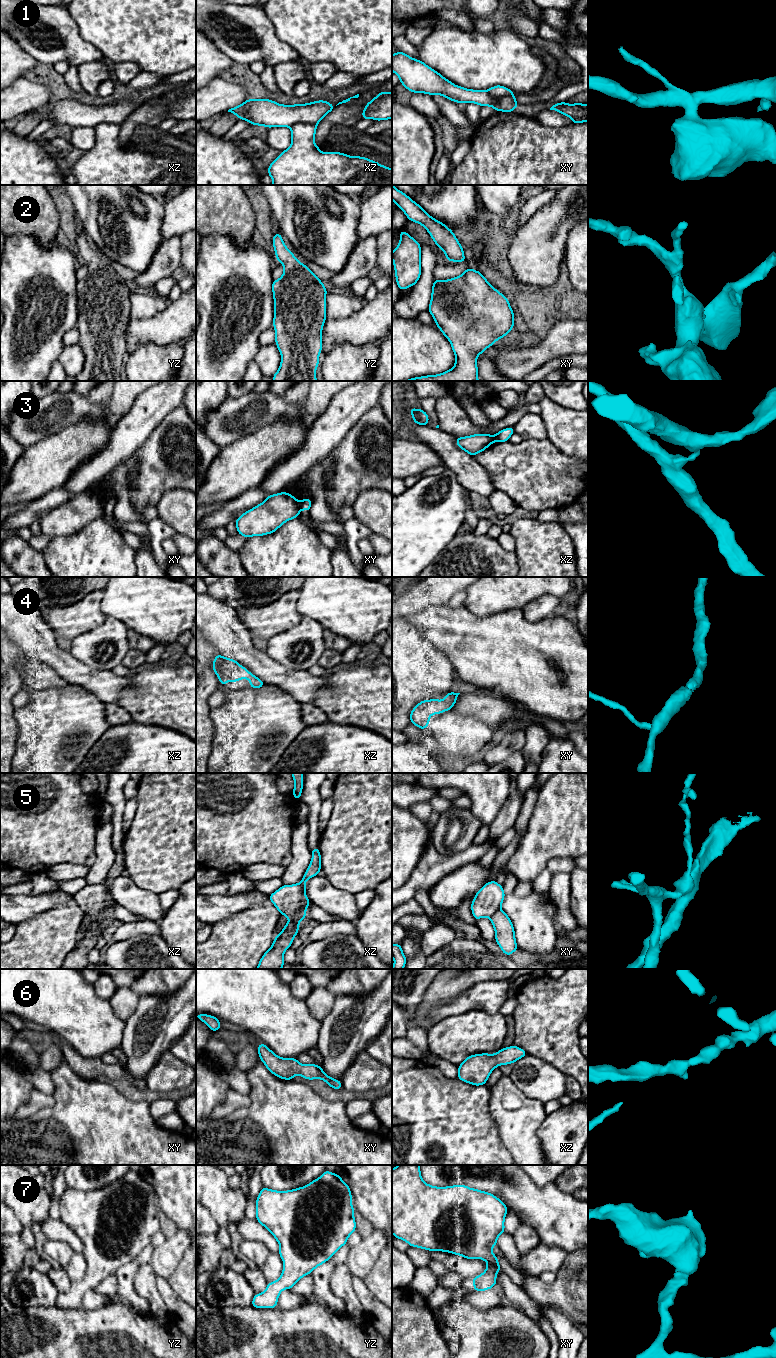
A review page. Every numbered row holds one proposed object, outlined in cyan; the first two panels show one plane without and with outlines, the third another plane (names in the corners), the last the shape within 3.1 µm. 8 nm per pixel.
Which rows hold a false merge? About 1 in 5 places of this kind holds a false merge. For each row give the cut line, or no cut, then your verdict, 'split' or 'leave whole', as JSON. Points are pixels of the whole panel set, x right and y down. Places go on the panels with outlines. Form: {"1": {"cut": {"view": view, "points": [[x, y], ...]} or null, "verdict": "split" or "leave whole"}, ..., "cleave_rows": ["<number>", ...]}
{"1": {"cut": {"view": "xy", "points": [[487, 91], [495, 98], [513, 93]]}, "verdict": "split"}, "2": {"cut": null, "verdict": "leave whole"}, "3": {"cut": {"view": "xy", "points": [[298, 502], [300, 508]]}, "verdict": "split"}, "4": {"cut": null, "verdict": "leave whole"}, "5": {"cut": {"view": "xz", "points": [[306, 907], [301, 913], [297, 913], [290, 920]]}, "verdict": "split"}, "6": {"cut": null, "verdict": "leave whole"}, "7": {"cut": null, "verdict": "leave whole"}, "cleave_rows": ["1", "3", "5"]}

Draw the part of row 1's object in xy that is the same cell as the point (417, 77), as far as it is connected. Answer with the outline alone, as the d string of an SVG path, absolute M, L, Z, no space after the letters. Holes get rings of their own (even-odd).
M401 51L392 55L392 71L399 77L400 83L412 93L442 95L459 104L475 103L502 112L514 112L519 105L514 94L495 99L486 90L478 91L457 86L421 60Z

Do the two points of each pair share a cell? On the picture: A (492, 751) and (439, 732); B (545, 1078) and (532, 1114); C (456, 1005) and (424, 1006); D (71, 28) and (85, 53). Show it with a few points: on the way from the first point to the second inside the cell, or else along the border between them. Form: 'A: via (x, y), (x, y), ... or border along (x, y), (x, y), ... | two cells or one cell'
A: border along (497, 737), (492, 745), (486, 747), (472, 759) | two cells
B: border along (517, 1087), (526, 1096), (538, 1099), (543, 1103) | two cells
C: border along (459, 995), (447, 1003), (434, 1007), (422, 1023) | two cells
D: via (71, 34), (71, 39), (79, 47) | one cell

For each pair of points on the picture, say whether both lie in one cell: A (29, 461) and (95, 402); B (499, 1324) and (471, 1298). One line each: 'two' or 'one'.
A: two
B: two

